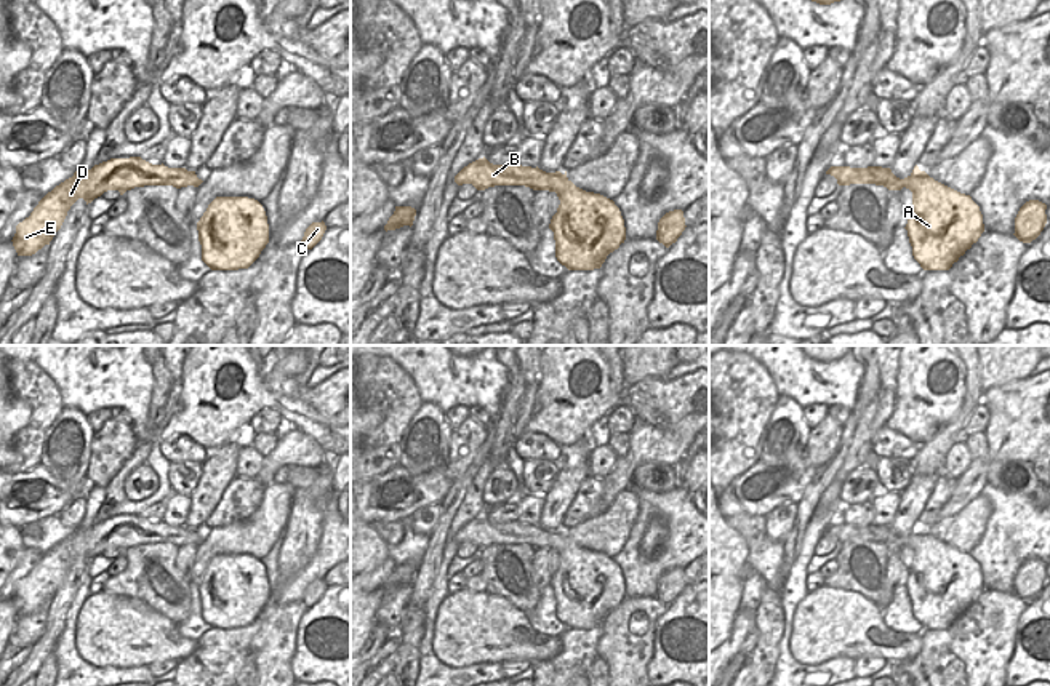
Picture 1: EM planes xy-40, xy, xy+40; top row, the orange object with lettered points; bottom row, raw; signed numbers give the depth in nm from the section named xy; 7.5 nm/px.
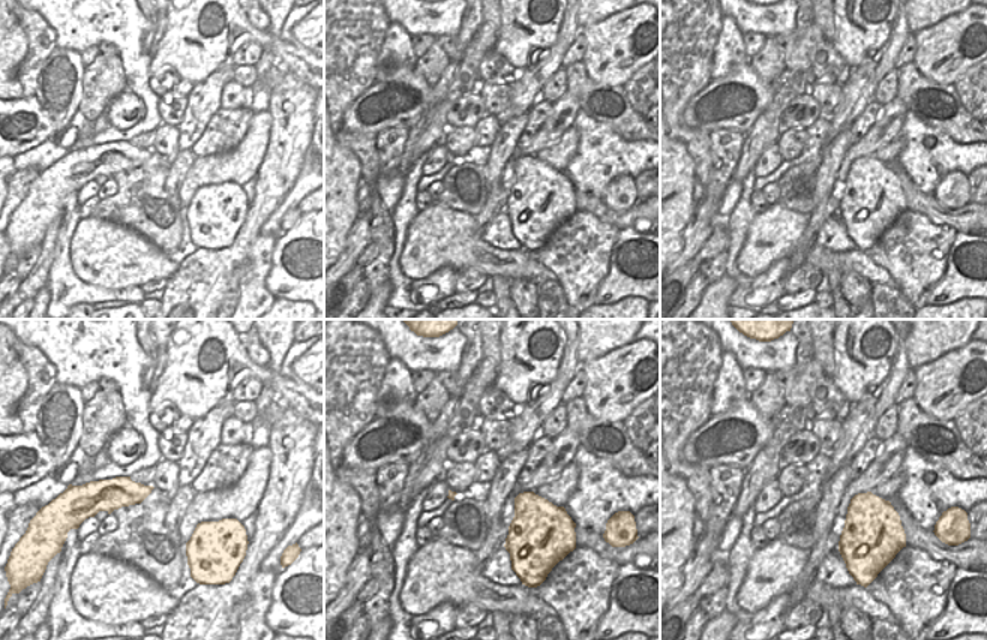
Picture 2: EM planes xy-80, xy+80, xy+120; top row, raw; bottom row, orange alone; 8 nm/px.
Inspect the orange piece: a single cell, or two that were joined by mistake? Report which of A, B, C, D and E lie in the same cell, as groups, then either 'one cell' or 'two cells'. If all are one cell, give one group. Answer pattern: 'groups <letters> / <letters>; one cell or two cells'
groups A B C D E; one cell

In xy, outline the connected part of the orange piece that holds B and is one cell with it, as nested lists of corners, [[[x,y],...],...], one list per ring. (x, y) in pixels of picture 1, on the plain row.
[[[485,515],[464,524],[456,534],[458,544],[472,542],[477,548],[485,548],[495,544],[525,544],[533,548],[555,550],[560,563],[552,574],[549,587],[554,590],[555,616],[568,628],[594,628],[600,627],[607,614],[619,606],[626,598],[624,577],[613,558],[586,550],[576,545],[567,529],[546,531],[543,528],[515,523],[493,523]]]

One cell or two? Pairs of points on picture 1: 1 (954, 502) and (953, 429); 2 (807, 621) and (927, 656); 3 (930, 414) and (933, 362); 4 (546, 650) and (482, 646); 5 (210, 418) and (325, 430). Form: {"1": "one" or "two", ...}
{"1": "two", "2": "two", "3": "one", "4": "one", "5": "one"}

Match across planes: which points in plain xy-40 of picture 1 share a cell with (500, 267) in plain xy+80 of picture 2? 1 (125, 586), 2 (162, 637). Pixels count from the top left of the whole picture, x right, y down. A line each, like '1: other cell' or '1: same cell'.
1: other cell
2: same cell

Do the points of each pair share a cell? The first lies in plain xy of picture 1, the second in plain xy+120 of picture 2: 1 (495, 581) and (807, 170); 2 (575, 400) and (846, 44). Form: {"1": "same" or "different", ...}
{"1": "same", "2": "same"}

